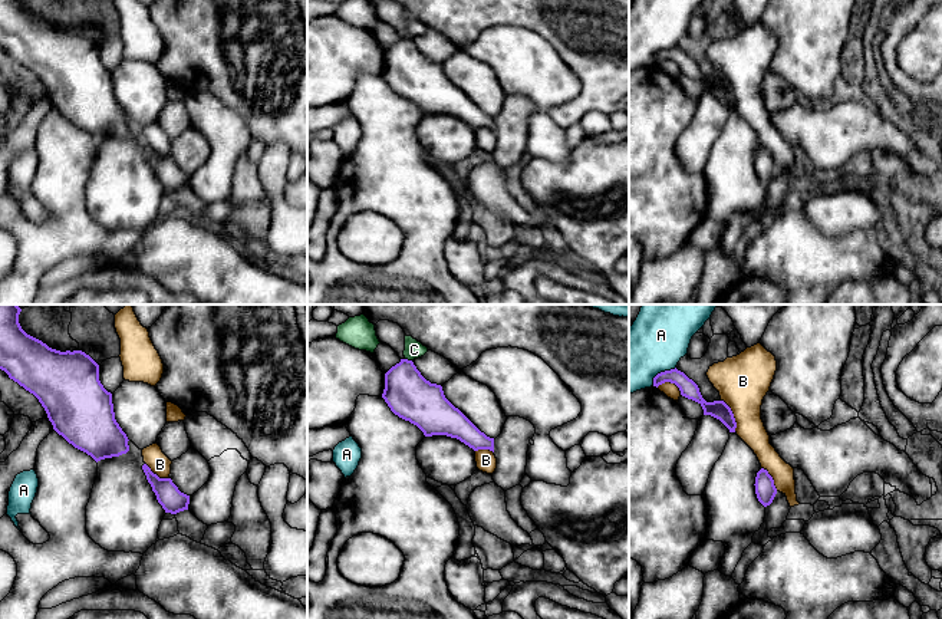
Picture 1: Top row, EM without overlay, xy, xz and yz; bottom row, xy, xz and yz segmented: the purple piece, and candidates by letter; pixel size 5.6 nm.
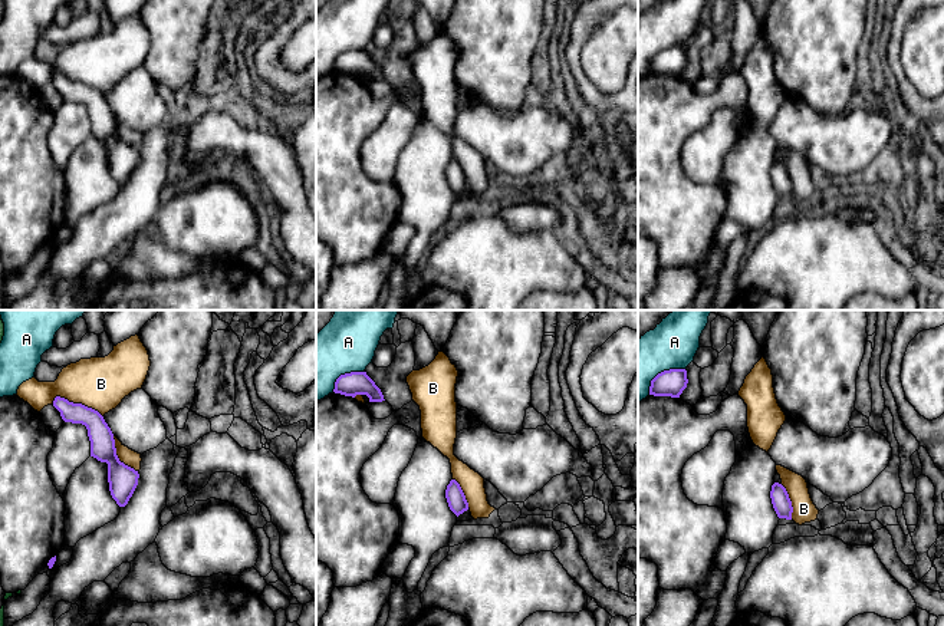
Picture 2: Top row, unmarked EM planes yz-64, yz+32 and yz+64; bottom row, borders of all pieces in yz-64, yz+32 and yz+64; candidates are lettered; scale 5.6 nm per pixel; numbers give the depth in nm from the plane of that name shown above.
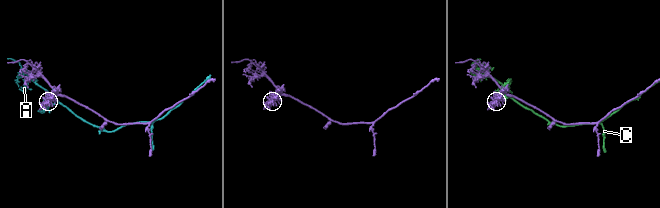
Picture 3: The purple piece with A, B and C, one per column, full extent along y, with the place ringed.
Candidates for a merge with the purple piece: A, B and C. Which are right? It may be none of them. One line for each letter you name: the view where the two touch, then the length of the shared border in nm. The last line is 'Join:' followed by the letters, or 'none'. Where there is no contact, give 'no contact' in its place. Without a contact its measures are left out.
Join: none

